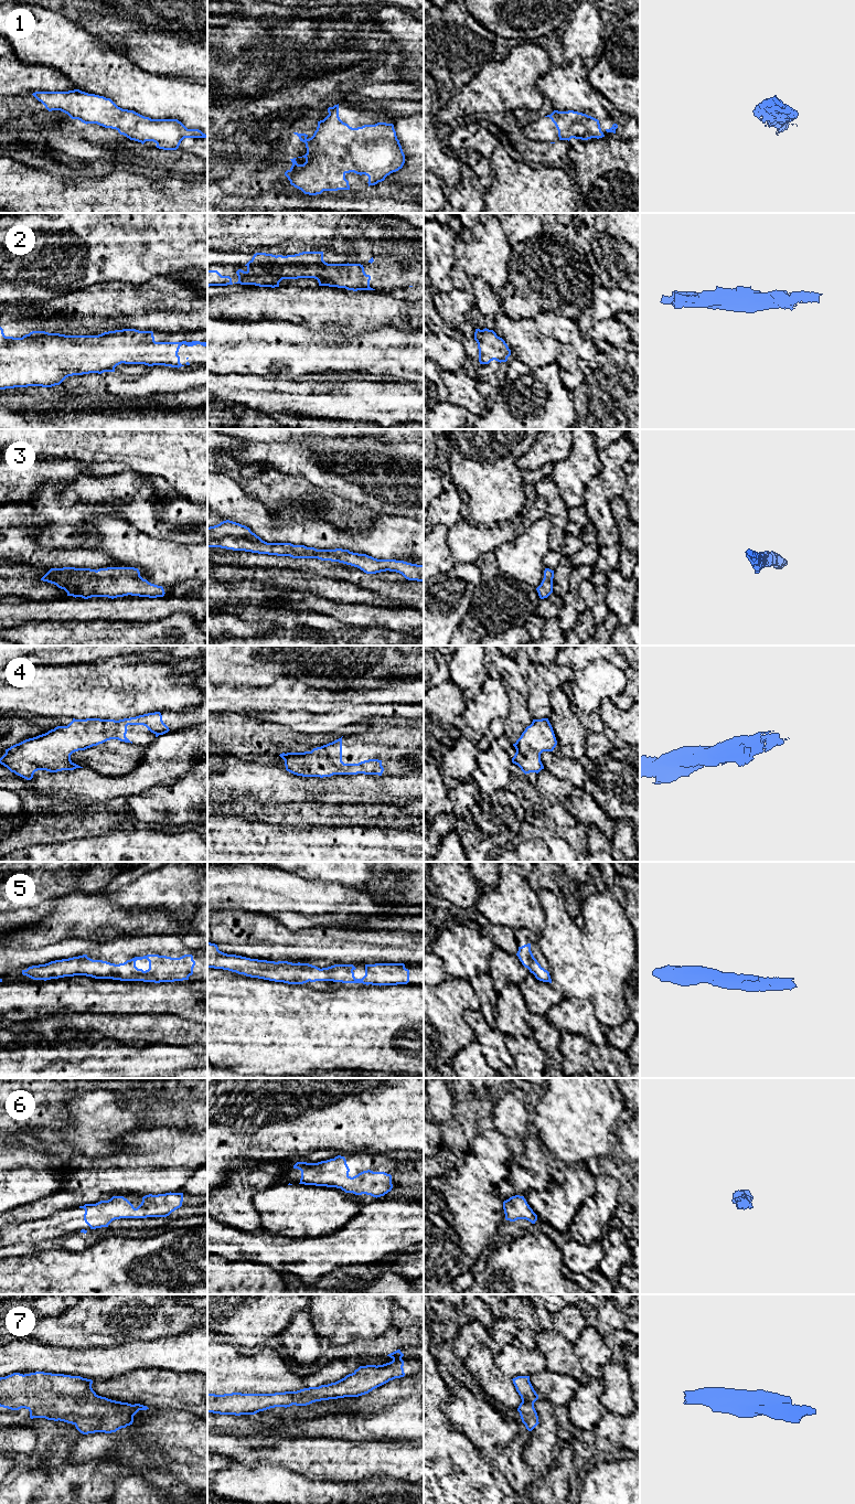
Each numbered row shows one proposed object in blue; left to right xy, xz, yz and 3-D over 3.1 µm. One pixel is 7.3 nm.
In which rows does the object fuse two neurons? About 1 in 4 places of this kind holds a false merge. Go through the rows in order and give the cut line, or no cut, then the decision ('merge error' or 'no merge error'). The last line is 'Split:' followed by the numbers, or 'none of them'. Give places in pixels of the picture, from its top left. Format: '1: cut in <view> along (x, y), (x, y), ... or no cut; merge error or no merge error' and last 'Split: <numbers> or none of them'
1: no cut; no merge error
2: no cut; no merge error
3: no cut; no merge error
4: no cut; no merge error
5: no cut; no merge error
6: no cut; no merge error
7: no cut; no merge error
Split: none of them

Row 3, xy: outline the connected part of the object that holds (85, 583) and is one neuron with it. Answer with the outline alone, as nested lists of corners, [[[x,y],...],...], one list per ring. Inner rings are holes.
[[[135,567],[90,568],[51,568],[41,580],[56,585],[64,589],[67,596],[117,598],[124,596],[139,596],[157,598],[164,596],[162,586],[149,583],[140,576]]]

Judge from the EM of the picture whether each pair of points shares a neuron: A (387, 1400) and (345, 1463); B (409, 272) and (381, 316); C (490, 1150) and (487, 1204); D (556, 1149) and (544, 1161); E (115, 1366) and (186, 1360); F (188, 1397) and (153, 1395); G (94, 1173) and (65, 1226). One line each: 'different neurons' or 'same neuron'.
A: different neurons
B: different neurons
C: same neuron
D: different neurons
E: same neuron
F: same neuron
G: different neurons

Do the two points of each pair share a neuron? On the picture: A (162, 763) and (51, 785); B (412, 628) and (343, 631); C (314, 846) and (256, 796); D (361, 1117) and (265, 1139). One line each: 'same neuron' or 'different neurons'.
A: same neuron
B: different neurons
C: different neurons
D: same neuron

